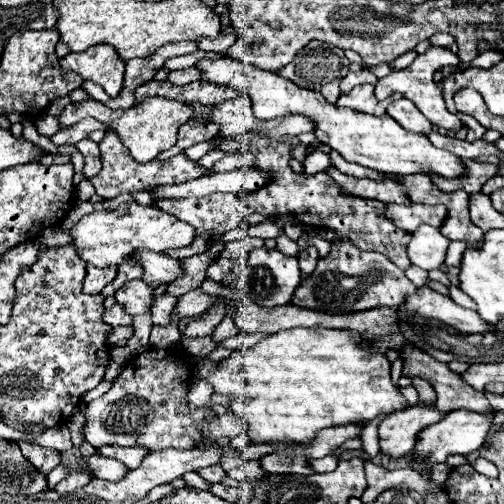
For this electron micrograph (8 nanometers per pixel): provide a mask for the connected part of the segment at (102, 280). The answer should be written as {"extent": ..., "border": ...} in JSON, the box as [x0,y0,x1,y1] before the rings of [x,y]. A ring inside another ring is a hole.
{"extent":[82,266,116,294],"border":[[[116,266],[108,268],[86,268],[86,278],[82,284],[82,292],[98,294],[106,284],[110,284],[116,276]]]}

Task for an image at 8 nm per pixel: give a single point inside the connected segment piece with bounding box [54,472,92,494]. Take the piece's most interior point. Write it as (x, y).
(72, 481)

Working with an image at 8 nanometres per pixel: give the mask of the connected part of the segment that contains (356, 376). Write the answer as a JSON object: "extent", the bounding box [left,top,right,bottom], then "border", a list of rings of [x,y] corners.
{"extent":[204,328,404,444],"border":[[[290,328],[290,330],[282,330],[276,334],[268,334],[264,336],[256,346],[252,348],[242,348],[242,350],[234,350],[228,358],[220,360],[218,366],[214,368],[214,372],[210,372],[208,378],[204,378],[208,384],[214,386],[216,394],[224,394],[230,398],[230,406],[228,410],[240,418],[246,420],[246,432],[250,436],[250,440],[254,444],[278,444],[278,442],[292,442],[292,444],[310,444],[312,440],[316,440],[318,432],[328,428],[328,426],[336,426],[336,424],[350,424],[350,422],[368,422],[372,418],[376,418],[380,412],[392,412],[392,410],[400,410],[404,408],[404,398],[400,394],[398,388],[394,388],[392,380],[390,380],[390,362],[386,356],[382,354],[370,354],[366,350],[362,350],[358,346],[360,338],[356,332],[346,332],[346,330],[318,330],[318,328]]]}

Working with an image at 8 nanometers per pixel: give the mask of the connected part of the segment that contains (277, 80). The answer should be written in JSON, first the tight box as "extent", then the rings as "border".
{"extent":[196,54,462,178],"border":[[[224,54],[216,60],[202,58],[196,62],[196,68],[202,72],[202,80],[210,84],[230,86],[238,92],[246,92],[252,98],[252,110],[258,120],[272,120],[280,116],[306,116],[314,122],[314,134],[320,142],[328,144],[332,150],[338,150],[346,160],[356,162],[360,166],[384,172],[384,174],[416,174],[416,172],[436,172],[446,178],[454,178],[462,174],[462,160],[448,150],[440,150],[430,144],[424,134],[414,134],[404,130],[396,120],[388,114],[384,116],[368,116],[360,112],[352,112],[350,108],[336,108],[330,104],[320,92],[300,88],[290,80],[274,74],[264,72],[256,66],[240,62],[232,54]]]}

